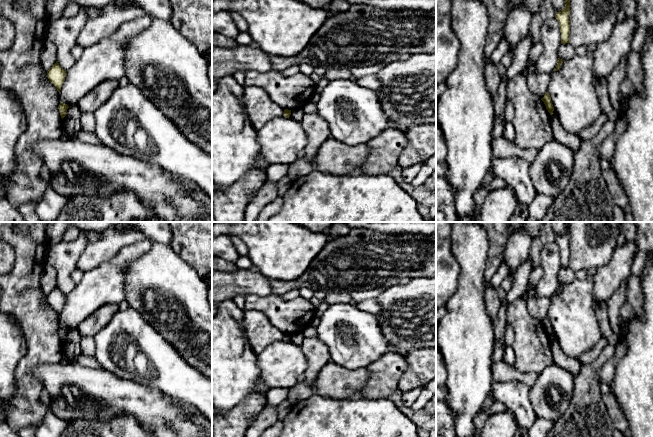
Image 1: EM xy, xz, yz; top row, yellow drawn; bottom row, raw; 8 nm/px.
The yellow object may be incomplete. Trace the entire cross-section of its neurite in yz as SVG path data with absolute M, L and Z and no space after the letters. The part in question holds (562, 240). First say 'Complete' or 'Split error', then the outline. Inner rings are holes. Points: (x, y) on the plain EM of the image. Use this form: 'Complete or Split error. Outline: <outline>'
Complete. Outline: M565 222L565 231L556 237L555 242L559 246L561 256L561 268L570 267L570 222Z

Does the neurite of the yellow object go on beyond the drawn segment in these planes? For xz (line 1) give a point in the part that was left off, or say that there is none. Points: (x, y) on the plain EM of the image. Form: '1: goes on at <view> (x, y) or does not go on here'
1: does not go on here

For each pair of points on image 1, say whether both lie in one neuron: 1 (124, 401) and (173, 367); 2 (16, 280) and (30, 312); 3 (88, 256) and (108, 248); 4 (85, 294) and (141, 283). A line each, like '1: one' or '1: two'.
1: two
2: one
3: one
4: two

